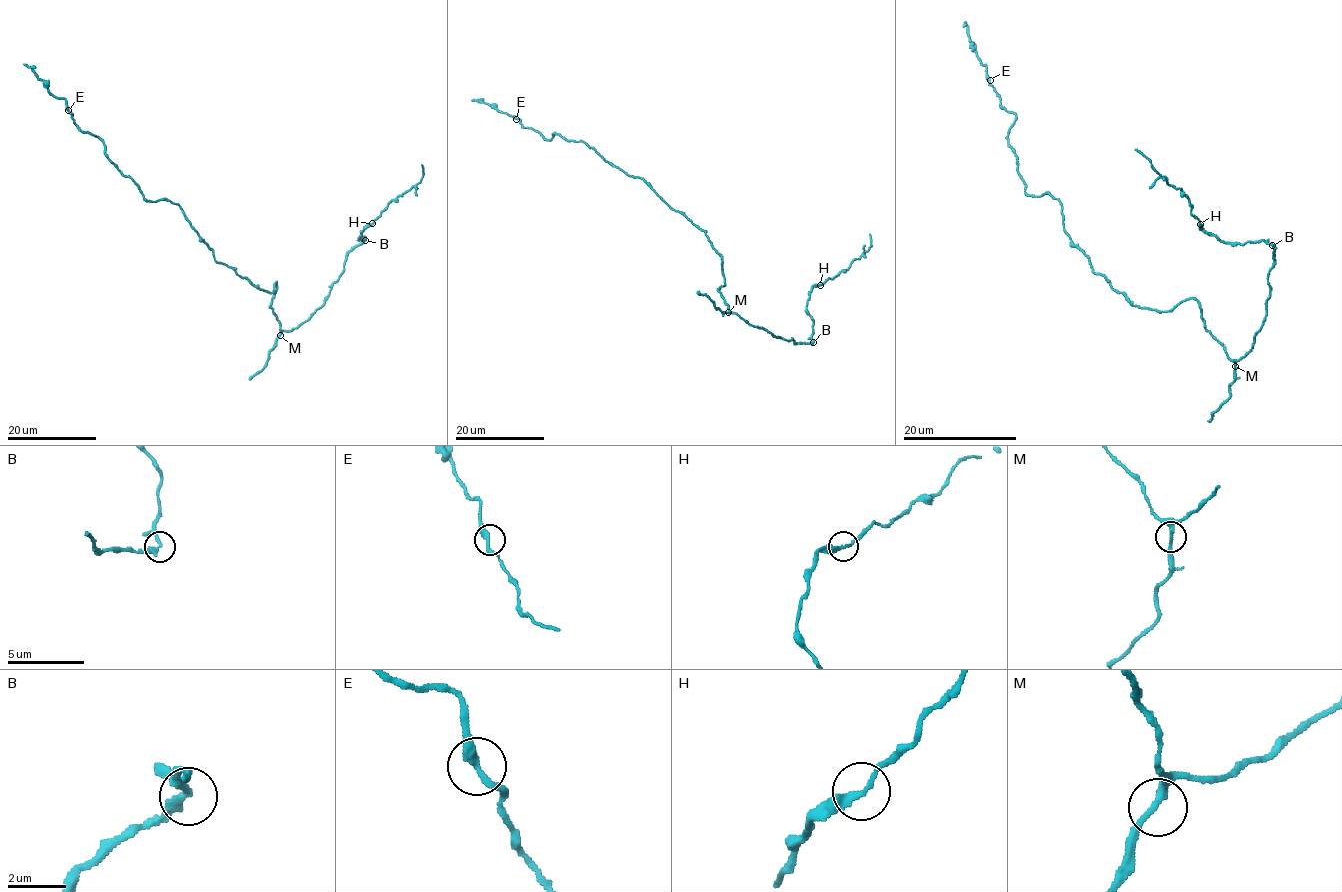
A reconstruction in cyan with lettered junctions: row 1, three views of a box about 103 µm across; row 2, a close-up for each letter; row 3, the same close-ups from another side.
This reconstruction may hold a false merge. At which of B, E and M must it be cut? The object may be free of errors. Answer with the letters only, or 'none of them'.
none of them

